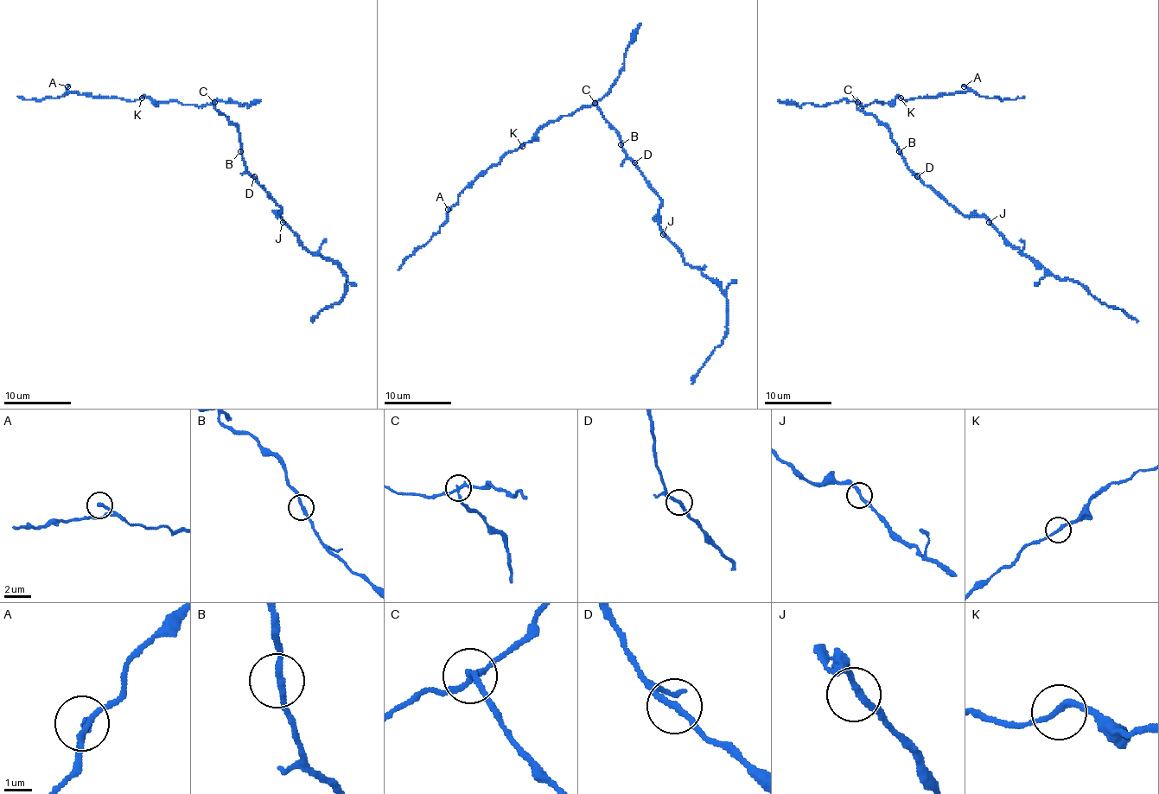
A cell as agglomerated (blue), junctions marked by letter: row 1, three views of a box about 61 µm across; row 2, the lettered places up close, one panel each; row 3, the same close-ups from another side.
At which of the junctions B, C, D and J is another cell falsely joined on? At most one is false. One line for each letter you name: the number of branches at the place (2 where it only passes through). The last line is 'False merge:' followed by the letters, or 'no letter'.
C: branches 3
False merge: C

